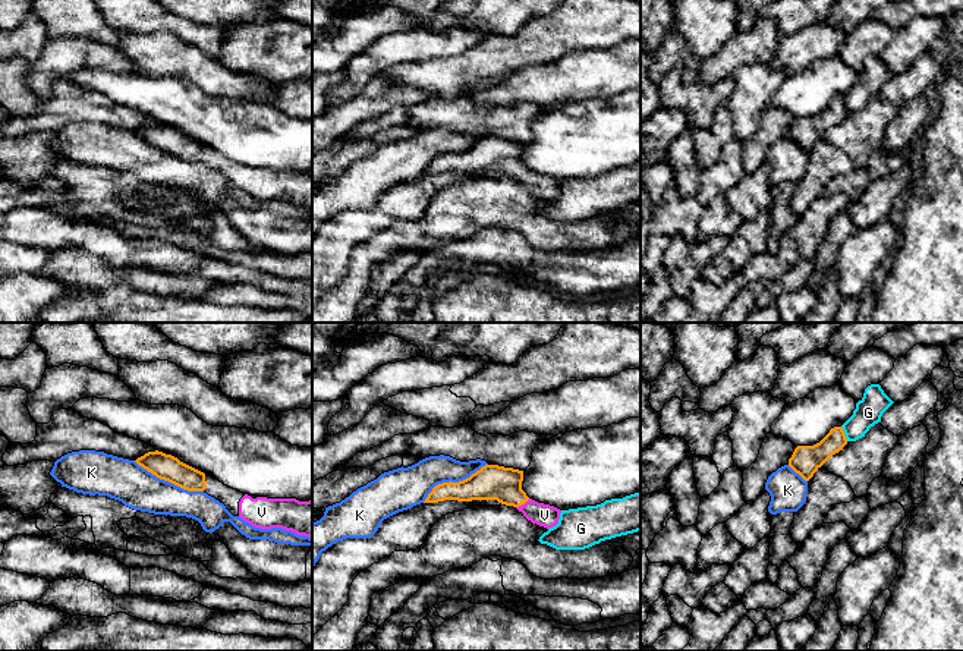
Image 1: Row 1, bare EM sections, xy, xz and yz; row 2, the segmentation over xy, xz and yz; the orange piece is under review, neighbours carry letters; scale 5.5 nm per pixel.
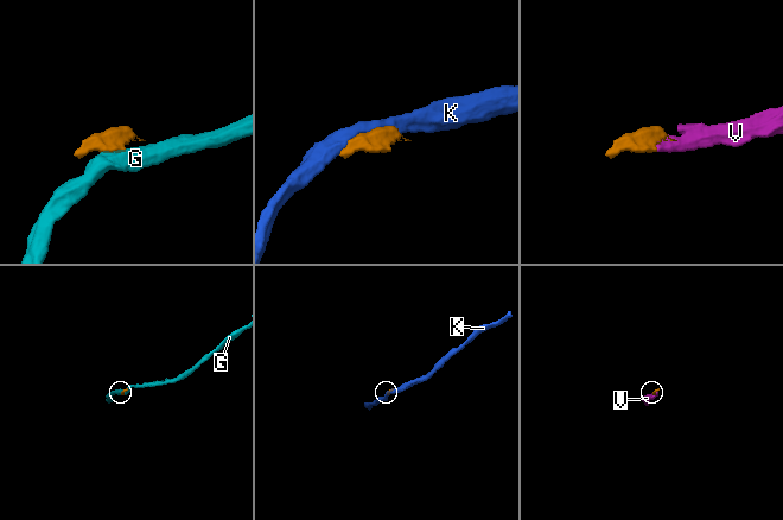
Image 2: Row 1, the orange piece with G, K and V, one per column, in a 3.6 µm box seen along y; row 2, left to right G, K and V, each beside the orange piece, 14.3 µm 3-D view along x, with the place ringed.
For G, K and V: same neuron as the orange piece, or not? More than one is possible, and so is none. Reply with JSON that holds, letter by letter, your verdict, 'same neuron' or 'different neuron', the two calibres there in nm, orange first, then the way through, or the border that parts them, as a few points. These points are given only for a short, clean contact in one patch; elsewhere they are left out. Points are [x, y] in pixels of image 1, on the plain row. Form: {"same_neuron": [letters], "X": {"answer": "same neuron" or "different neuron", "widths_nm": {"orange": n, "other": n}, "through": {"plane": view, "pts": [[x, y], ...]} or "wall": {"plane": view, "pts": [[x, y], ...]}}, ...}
{"same_neuron": ["V"], "G": {"answer": "different neuron", "widths_nm": {"orange": 160, "other": 150}, "wall": {"plane": "yz", "pts": [[842, 97], [847, 112]]}}, "K": {"answer": "different neuron", "widths_nm": {"orange": 140, "other": 240}}, "V": {"answer": "same neuron", "widths_nm": {"orange": 190, "other": 130}, "through": {"plane": "xz", "pts": [[497, 154], [522, 175], [544, 186]]}}}

